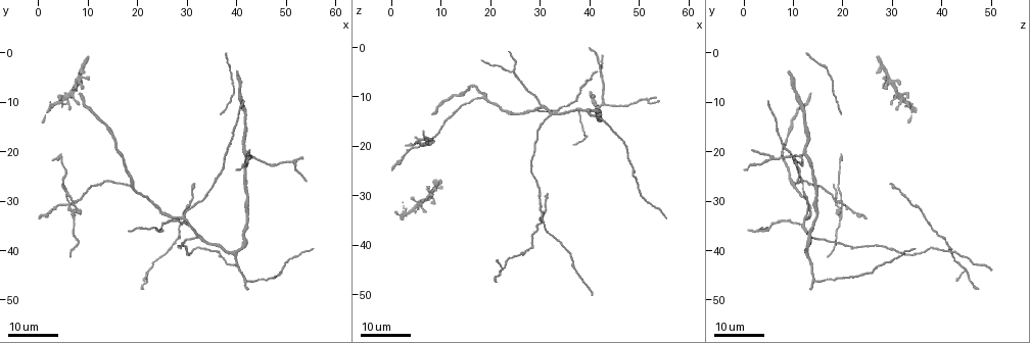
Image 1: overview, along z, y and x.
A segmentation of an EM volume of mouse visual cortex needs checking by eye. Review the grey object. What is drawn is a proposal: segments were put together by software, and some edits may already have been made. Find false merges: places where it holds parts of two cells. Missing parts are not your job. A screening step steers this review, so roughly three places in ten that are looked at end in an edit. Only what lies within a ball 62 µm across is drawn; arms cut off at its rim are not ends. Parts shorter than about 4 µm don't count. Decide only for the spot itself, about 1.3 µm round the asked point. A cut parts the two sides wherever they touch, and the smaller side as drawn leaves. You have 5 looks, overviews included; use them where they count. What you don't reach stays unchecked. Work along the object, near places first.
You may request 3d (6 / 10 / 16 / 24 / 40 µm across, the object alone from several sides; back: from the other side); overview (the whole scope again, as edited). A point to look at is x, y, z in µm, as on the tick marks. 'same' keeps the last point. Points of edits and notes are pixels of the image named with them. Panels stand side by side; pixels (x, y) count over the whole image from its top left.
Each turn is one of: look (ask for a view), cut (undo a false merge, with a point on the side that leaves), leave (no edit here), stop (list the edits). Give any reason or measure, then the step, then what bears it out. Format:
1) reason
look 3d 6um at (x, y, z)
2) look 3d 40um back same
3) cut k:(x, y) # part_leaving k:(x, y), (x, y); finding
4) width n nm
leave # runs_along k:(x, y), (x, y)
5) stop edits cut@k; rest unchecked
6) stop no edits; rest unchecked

four arms meet
look 3d 24um at (6.0, 30.5, 20.0)

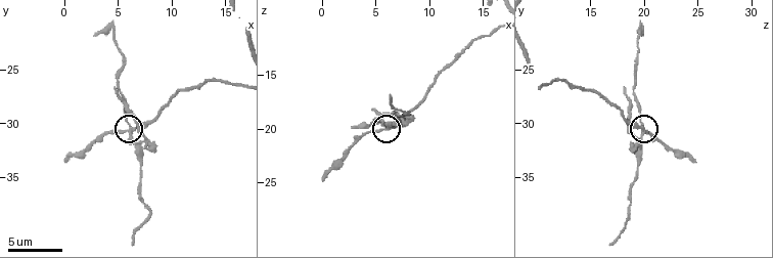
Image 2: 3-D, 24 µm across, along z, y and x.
look 3d 6um at (6.2, 30.6, 20.0)

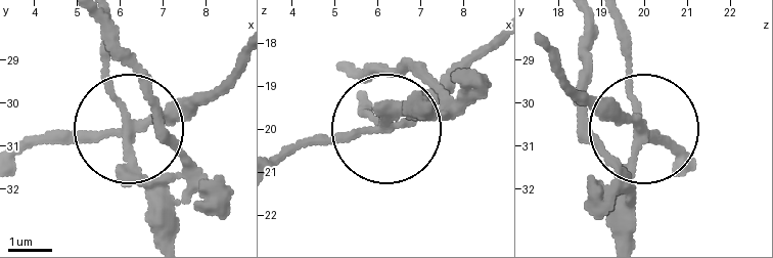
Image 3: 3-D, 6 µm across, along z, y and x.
cut 3:(162, 120) # part_leaving 3:(126, 137), (151, 232); a second cell is stuck on

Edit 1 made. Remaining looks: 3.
look overview

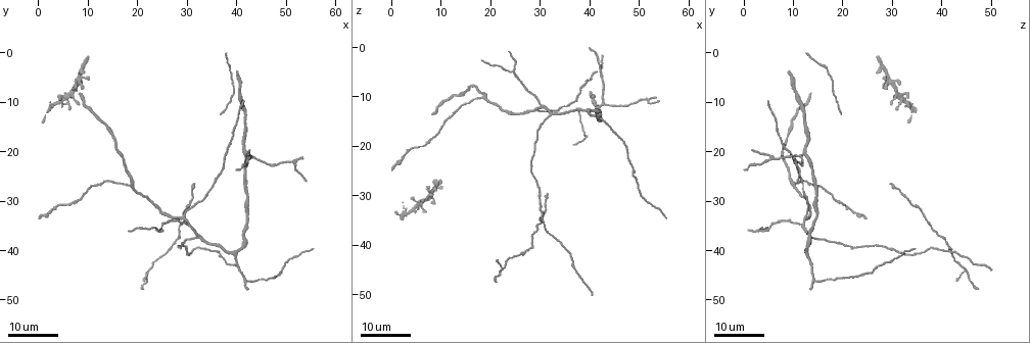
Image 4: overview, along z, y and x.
branch point
look 3d 16um at (18.5, 26.5, 10.0)

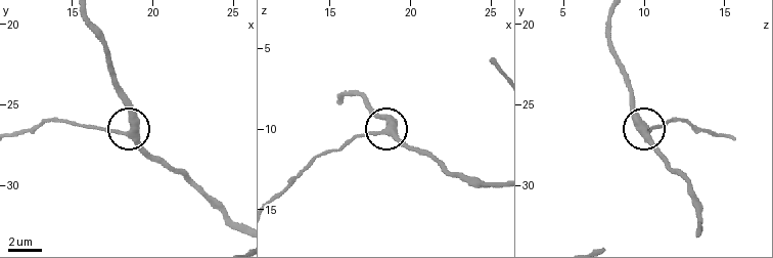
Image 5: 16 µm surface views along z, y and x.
look 3d 10um at (18.7, 26.7, 10.0)

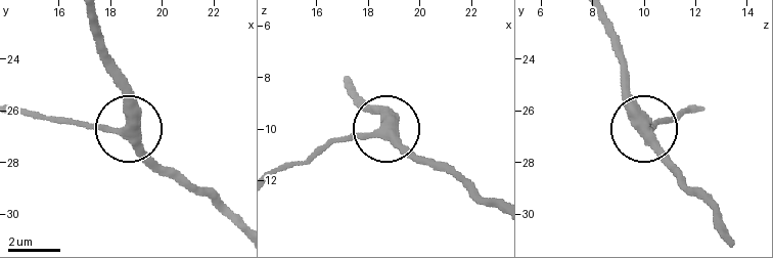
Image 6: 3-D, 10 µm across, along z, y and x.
leave # runs_along 6:(728, 239), (655, 146), (646, 127), (657, 120); one cell here

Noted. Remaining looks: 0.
stop edits cut@3; rest unchecked

